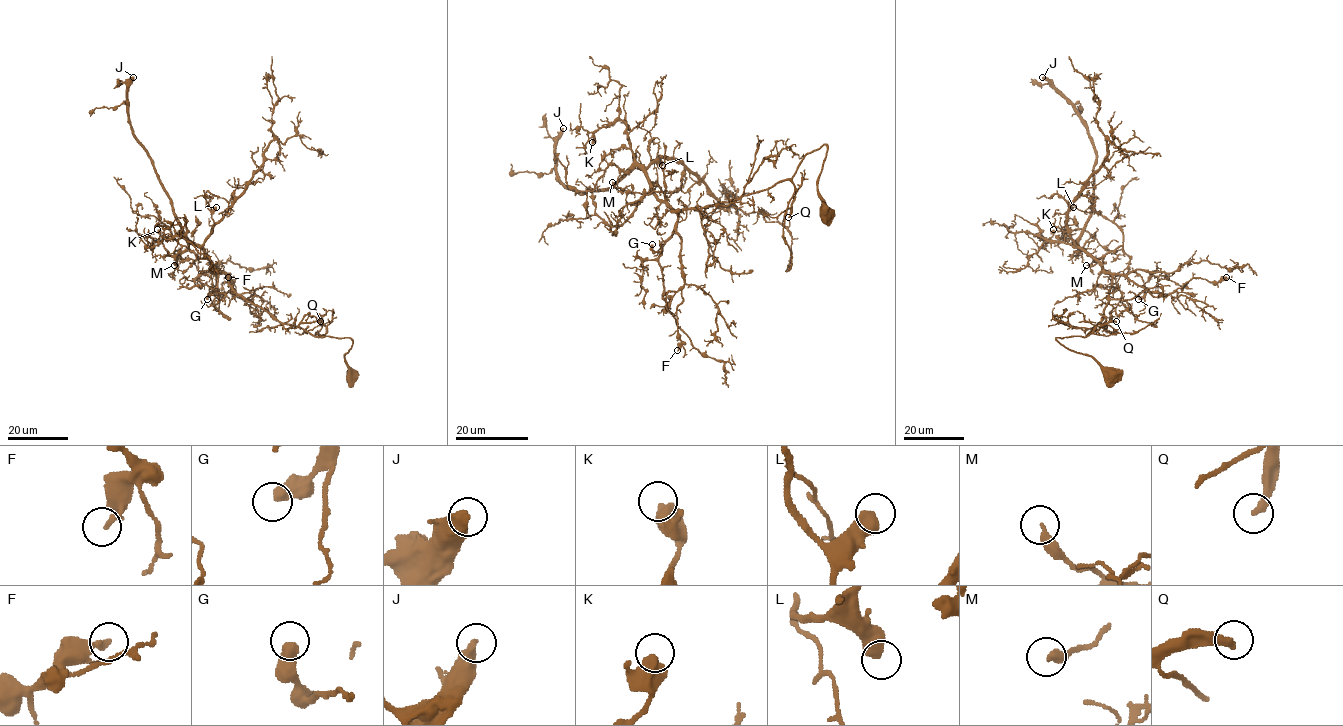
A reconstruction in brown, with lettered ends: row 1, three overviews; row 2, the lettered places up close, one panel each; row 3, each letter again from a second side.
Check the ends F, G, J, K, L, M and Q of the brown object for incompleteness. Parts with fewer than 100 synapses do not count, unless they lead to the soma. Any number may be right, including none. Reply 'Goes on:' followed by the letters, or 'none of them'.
Goes on: J

